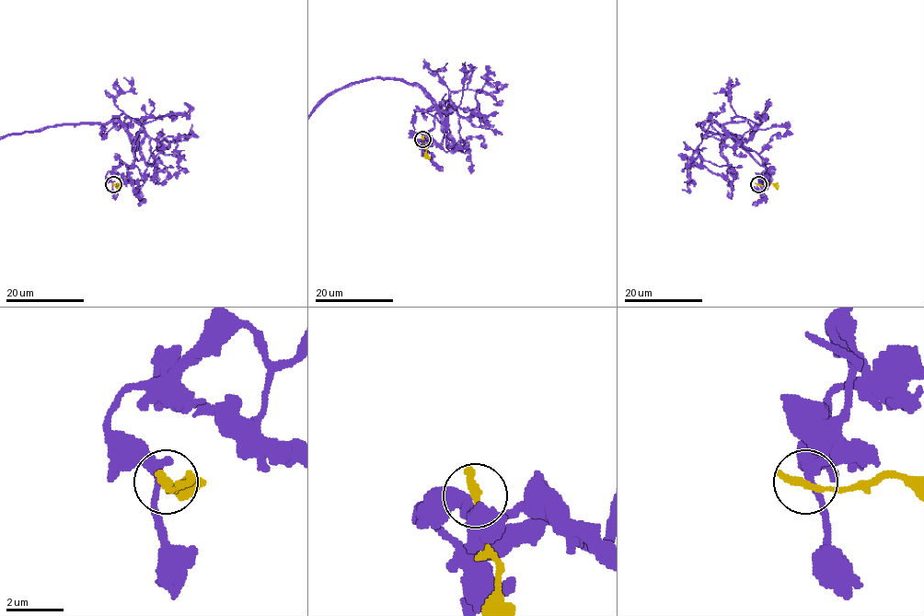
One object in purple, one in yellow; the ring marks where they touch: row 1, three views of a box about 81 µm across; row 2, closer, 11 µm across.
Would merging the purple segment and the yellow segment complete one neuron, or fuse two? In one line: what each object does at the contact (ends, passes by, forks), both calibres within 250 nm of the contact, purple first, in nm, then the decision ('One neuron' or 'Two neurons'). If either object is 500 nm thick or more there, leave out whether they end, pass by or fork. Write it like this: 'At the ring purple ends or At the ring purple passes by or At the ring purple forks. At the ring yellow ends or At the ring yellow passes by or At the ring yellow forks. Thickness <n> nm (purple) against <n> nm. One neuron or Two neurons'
At the ring purple passes by. At the ring yellow ends. Thickness 360 nm (purple) against 320 nm. Two neurons

